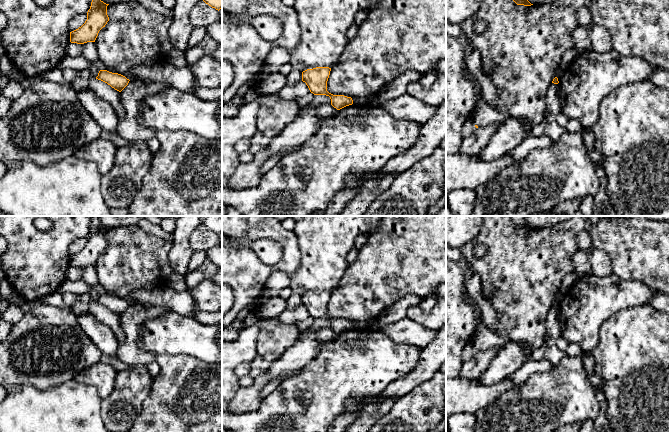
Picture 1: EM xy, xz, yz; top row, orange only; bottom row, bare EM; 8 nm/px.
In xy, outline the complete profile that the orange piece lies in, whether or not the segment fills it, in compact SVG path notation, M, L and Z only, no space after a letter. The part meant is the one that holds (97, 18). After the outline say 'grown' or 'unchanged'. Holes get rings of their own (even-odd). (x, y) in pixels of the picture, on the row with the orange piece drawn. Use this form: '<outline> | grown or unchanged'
M92 0L90 9L87 12L87 20L81 27L70 32L70 42L77 44L95 42L99 31L109 21L107 15L108 5L101 0Z | unchanged

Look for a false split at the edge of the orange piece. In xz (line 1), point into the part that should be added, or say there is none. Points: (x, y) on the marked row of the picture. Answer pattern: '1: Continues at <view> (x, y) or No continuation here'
1: No continuation here

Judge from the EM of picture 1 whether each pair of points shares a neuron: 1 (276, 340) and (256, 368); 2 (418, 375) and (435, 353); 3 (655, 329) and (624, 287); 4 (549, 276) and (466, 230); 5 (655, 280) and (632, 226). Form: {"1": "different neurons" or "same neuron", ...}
{"1": "same neuron", "2": "same neuron", "3": "different neurons", "4": "different neurons", "5": "same neuron"}

